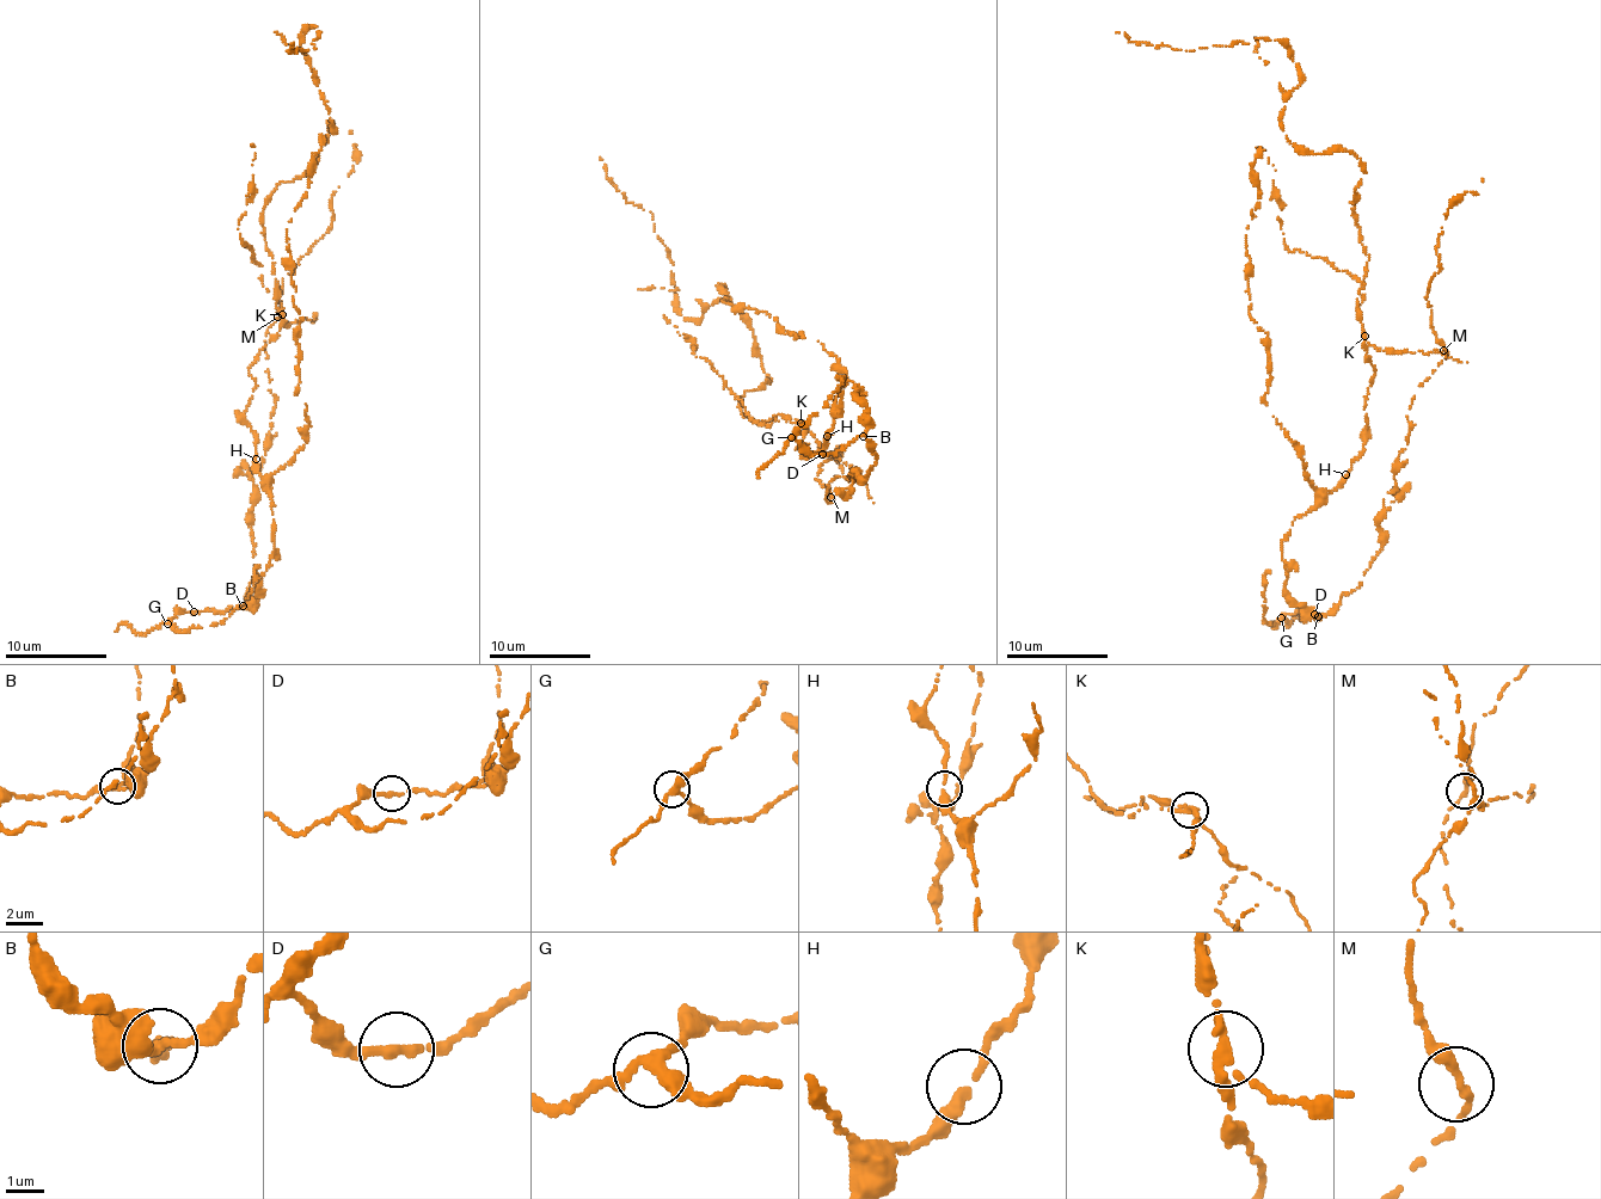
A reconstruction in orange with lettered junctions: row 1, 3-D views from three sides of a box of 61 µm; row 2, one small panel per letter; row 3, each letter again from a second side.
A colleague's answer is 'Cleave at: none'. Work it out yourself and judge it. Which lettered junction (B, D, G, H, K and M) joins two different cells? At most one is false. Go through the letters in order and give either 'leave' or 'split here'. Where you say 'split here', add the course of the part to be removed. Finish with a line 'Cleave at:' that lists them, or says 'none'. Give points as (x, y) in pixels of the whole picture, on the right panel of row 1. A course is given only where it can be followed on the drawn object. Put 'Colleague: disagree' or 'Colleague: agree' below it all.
B: leave
D: leave
G: leave
H: leave
K: split here; foreign part runs (1366, 336), (1362, 284), (1322, 258), (1286, 246), (1275, 170), (1265, 151), (1256, 147)
M: leave
Cleave at: K
Colleague: disagree

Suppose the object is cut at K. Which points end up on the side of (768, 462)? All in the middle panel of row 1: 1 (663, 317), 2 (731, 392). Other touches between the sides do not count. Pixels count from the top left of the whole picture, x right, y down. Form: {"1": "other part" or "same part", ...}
{"1": "other part", "2": "other part"}

